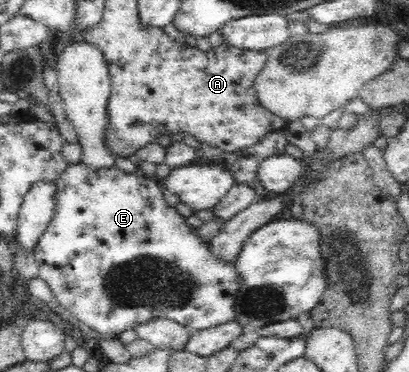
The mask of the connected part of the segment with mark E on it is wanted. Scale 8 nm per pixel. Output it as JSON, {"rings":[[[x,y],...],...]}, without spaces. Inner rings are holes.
{"rings":[[[79,162],[65,168],[65,171],[57,178],[56,186],[56,213],[39,237],[33,254],[39,266],[38,276],[47,282],[59,305],[77,317],[83,325],[87,325],[101,335],[117,337],[121,332],[133,330],[137,325],[156,317],[176,321],[188,327],[191,332],[236,321],[236,293],[239,292],[240,283],[235,264],[223,261],[222,257],[216,257],[216,253],[210,249],[209,242],[197,236],[195,228],[189,226],[186,219],[165,202],[159,180],[155,177],[143,176],[139,172],[128,174],[118,169],[117,166],[107,169],[91,169],[88,165]]]}

